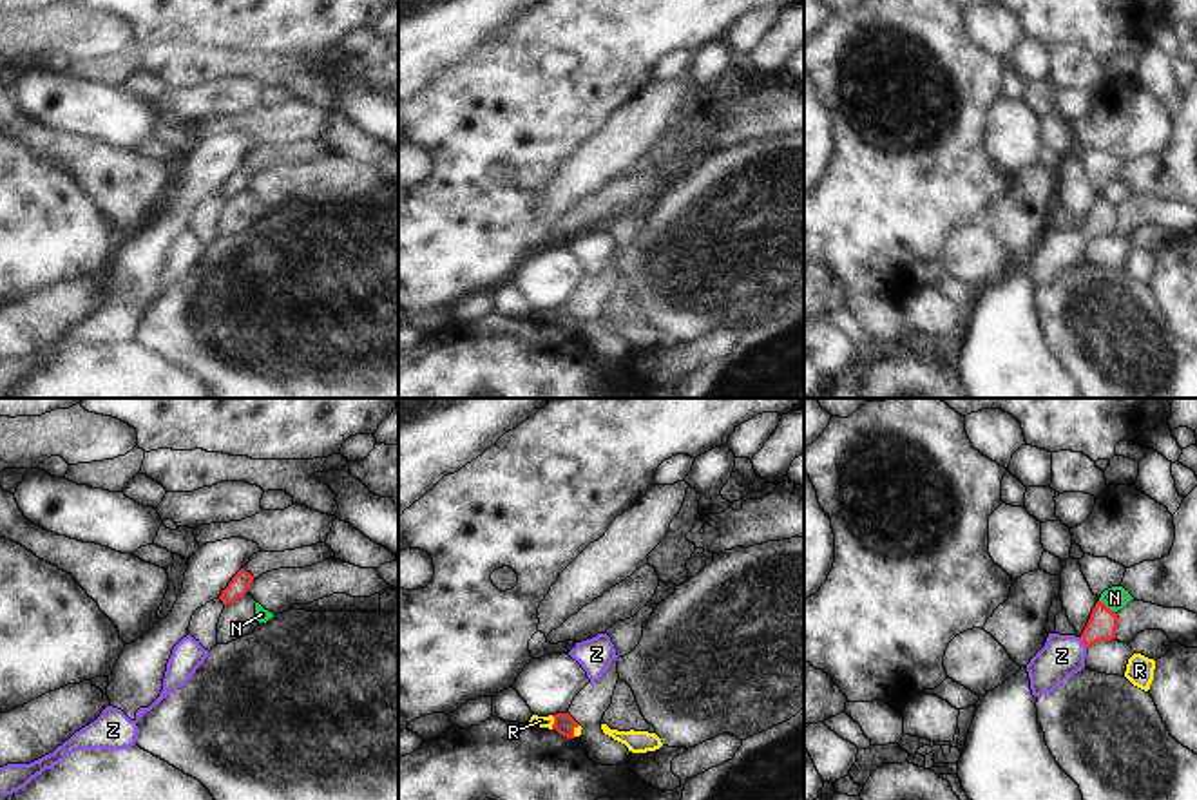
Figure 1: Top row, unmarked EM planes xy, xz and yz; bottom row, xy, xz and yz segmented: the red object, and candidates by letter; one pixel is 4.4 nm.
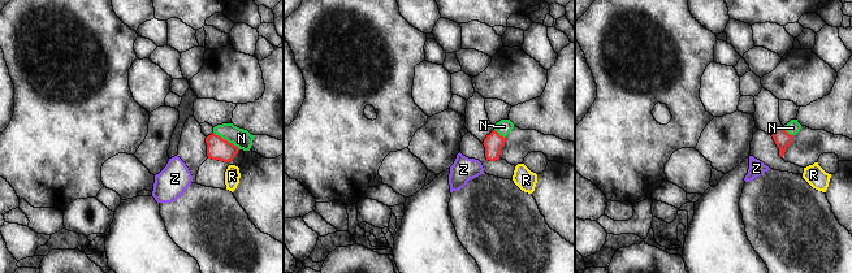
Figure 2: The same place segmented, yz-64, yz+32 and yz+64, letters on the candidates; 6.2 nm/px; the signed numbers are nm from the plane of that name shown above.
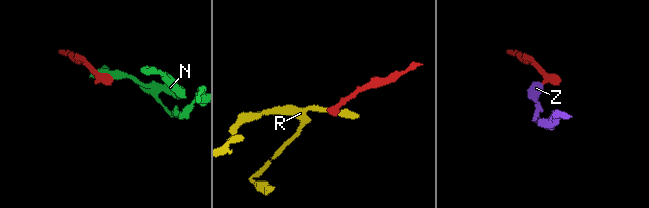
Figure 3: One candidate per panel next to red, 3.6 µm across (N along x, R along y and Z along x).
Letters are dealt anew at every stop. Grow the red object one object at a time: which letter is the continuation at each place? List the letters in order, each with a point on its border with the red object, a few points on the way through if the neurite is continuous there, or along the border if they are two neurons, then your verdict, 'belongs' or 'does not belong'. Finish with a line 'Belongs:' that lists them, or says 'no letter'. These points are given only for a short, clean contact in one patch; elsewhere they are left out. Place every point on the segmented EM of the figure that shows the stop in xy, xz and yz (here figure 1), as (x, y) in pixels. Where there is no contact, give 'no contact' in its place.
N: meets red in yz at (1105, 605); border along yz (1100, 600), (1114, 612); does not belong
R: meets red in xz at (555, 723); border along xz (551, 715), (553, 728); does not belong
Z: meets red in yz at (1083, 643); runs through yz (1101, 625), (1083, 643), (1062, 656); belongs
Belongs: Z

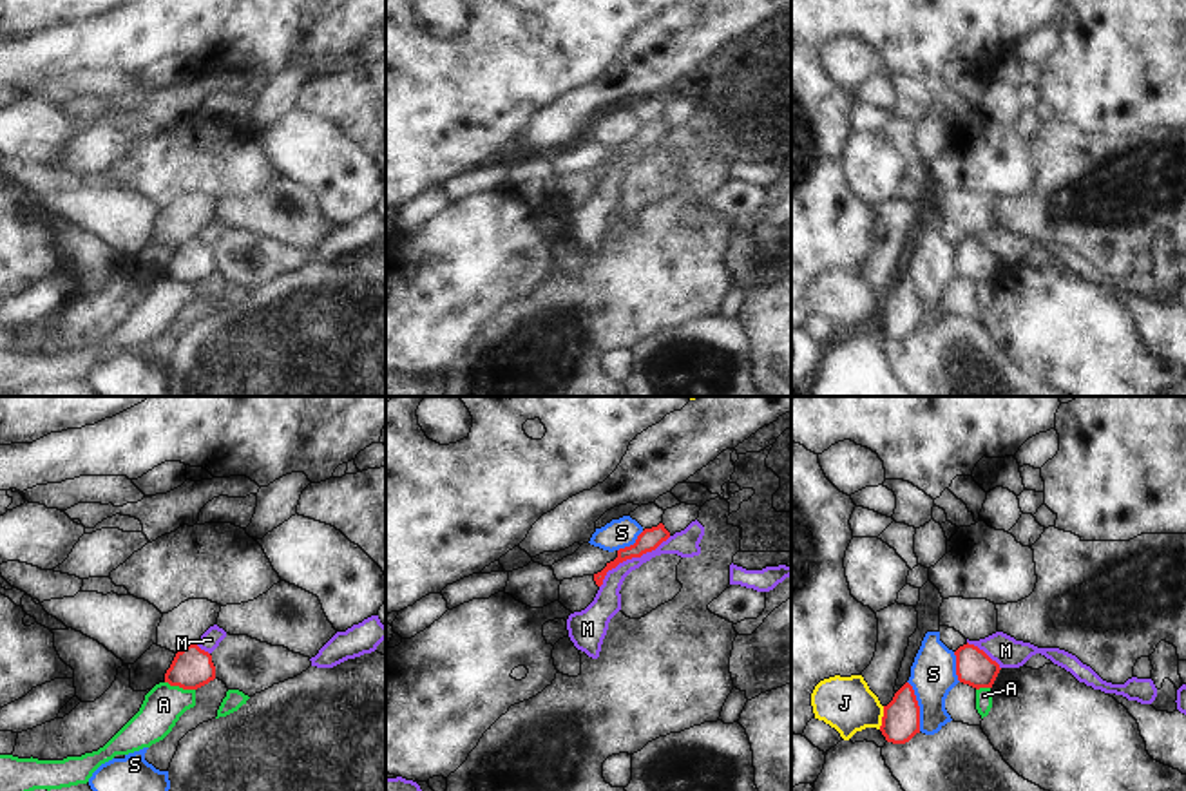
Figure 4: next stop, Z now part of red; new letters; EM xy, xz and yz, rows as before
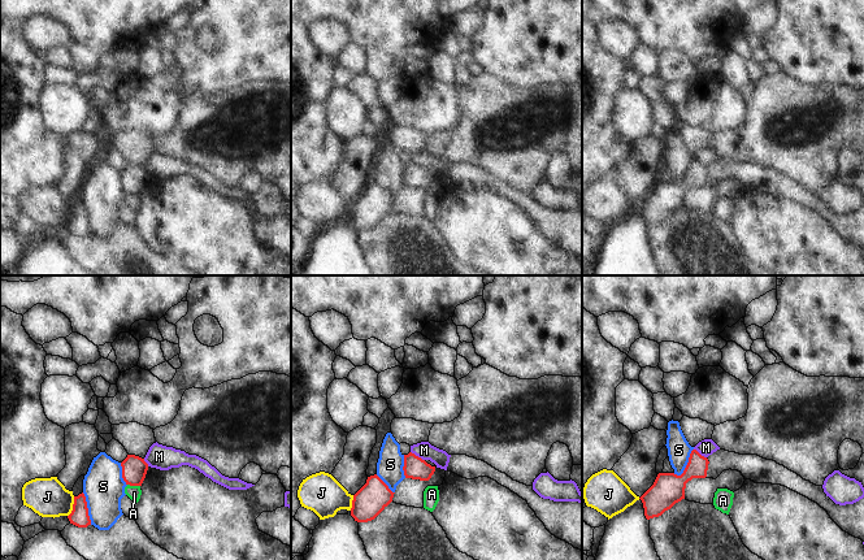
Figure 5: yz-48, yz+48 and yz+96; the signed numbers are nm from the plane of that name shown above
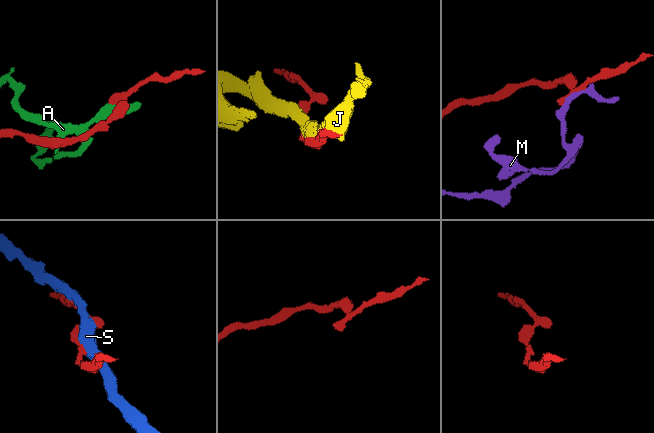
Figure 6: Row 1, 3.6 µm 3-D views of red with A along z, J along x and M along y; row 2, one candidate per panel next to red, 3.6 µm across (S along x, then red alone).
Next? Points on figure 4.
A: meets red in xy at (180, 686); border along xy (165, 681), (194, 690); does not belong
J: meets red in yz at (882, 717); does not belong
M: meets red in xz at (631, 558); border along xz (670, 536), (654, 549), (620, 562), (607, 572), (600, 587); does not belong
S: meets red in yz at (918, 706); does not belong
Belongs: no letter

